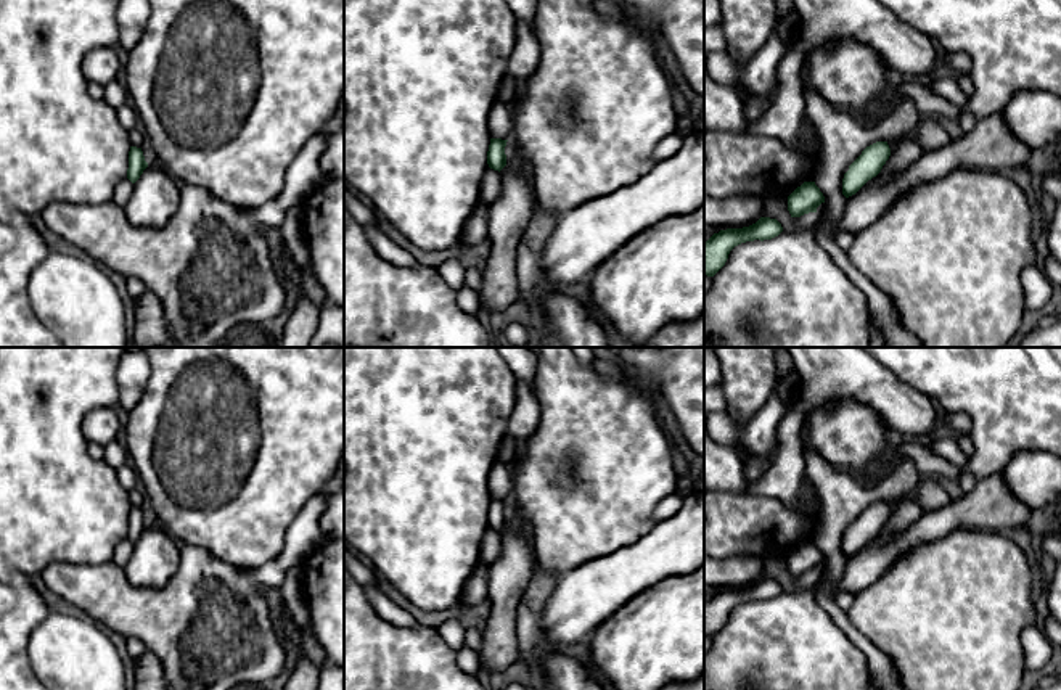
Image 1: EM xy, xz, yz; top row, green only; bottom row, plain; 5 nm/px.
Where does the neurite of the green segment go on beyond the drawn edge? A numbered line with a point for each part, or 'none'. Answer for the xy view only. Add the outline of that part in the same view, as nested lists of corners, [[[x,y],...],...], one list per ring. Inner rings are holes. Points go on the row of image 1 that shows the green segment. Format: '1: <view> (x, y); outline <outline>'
none

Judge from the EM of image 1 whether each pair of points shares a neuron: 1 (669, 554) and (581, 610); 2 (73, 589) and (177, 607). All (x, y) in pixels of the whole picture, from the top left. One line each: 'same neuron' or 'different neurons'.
1: same neuron
2: same neuron

